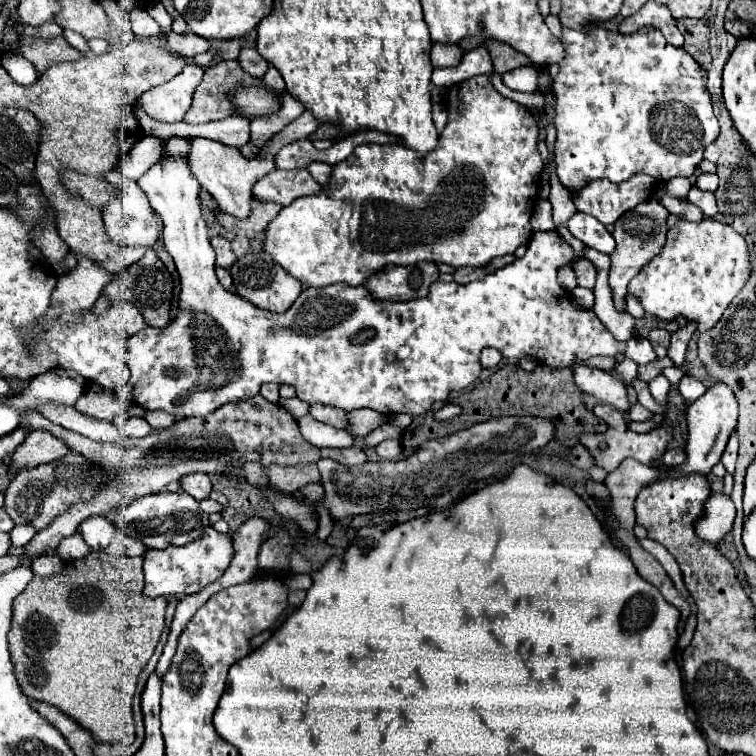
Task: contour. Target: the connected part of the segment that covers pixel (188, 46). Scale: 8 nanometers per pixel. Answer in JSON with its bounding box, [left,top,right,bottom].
[164,32,212,58]

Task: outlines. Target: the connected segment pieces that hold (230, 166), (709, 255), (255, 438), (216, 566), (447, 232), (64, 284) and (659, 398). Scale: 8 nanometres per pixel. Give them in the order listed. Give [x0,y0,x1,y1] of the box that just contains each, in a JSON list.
[[188,110,319,220],[628,218,752,332],[20,396,368,566],[144,527,234,598],[264,74,542,286],[42,254,112,322],[650,374,670,406]]

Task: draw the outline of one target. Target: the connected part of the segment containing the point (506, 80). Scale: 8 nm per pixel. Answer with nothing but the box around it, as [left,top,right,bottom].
[502,66,540,92]

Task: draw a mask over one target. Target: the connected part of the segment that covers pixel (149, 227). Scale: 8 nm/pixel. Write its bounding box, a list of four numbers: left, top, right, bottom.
[104,168,160,248]

